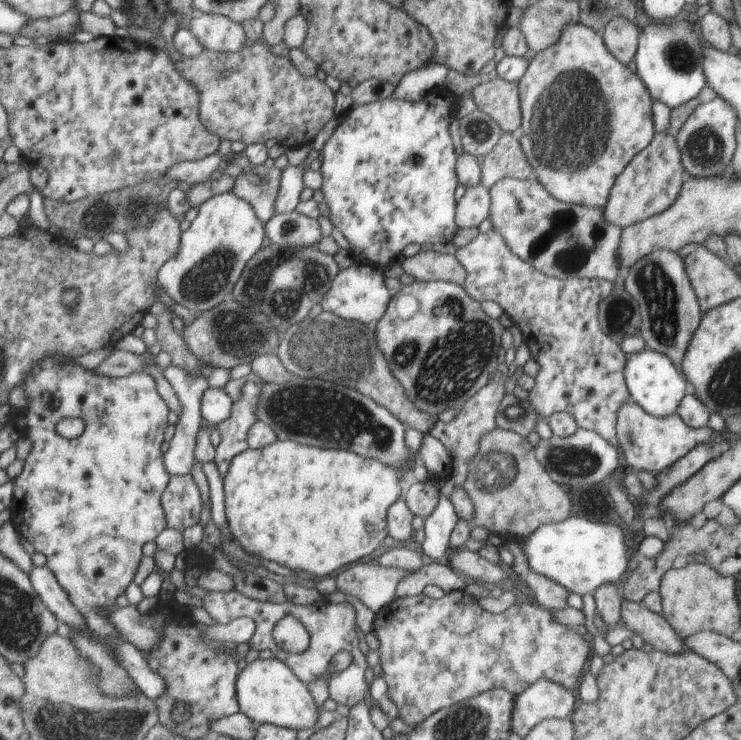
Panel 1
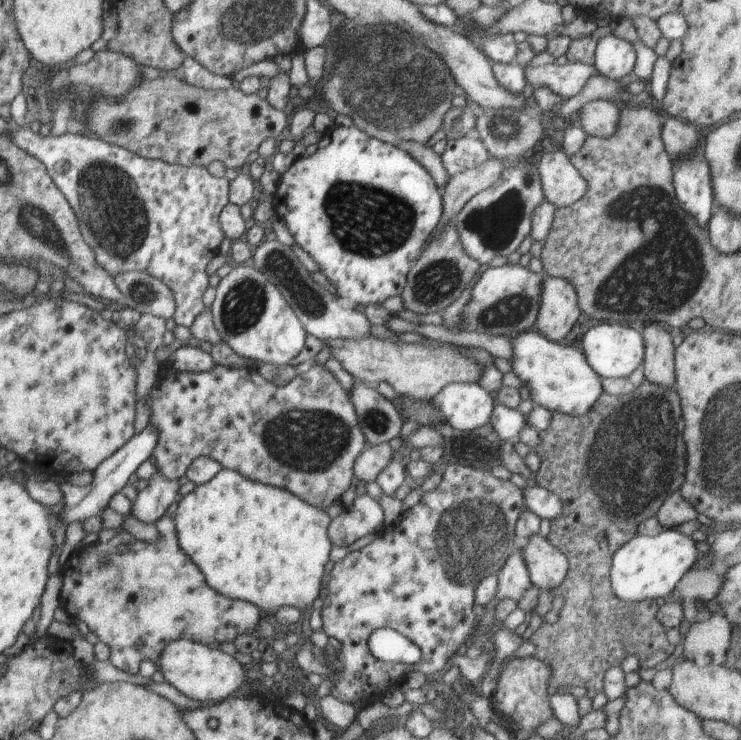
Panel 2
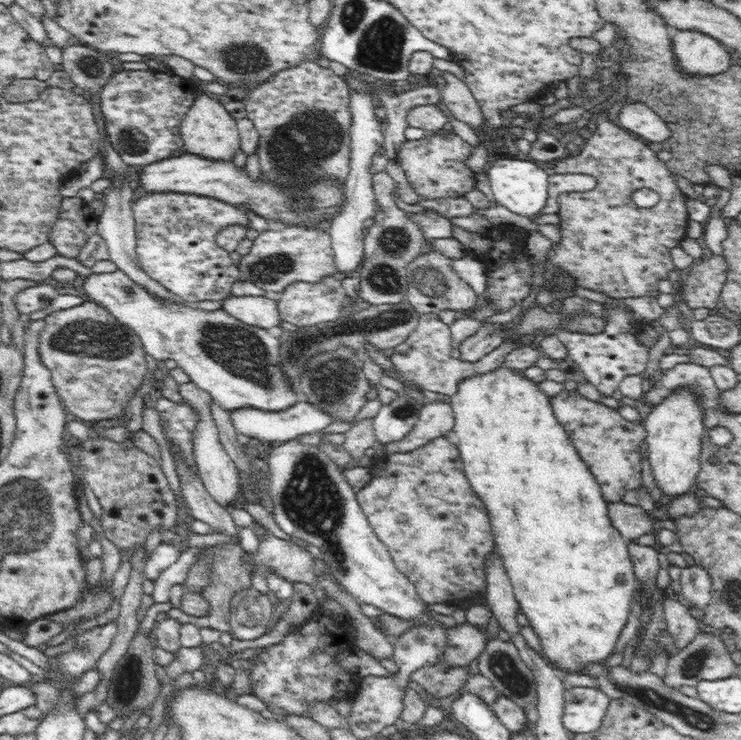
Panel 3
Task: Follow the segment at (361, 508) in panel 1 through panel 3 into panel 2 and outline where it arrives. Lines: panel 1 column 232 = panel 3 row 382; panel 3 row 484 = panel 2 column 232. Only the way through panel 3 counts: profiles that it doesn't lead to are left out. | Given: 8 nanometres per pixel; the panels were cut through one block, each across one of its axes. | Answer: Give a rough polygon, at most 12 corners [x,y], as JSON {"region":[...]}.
{"region":[[221,469],[176,508],[180,549],[264,615],[323,595],[322,508]]}

